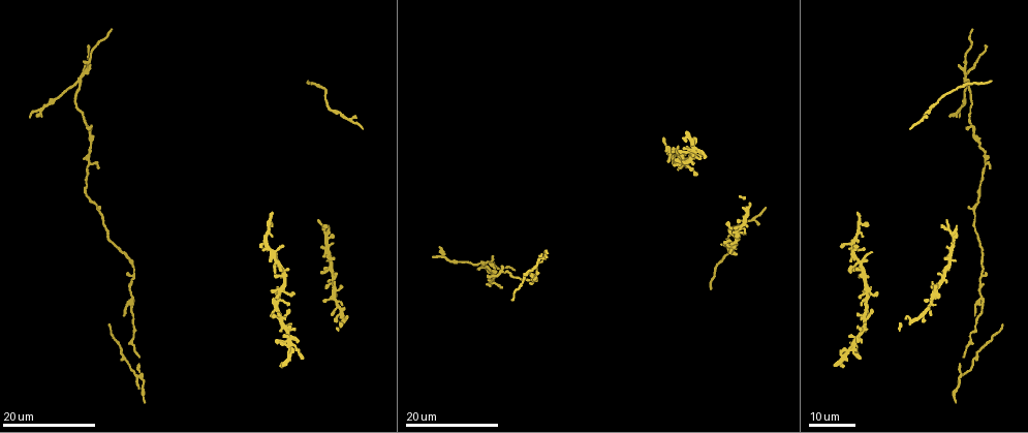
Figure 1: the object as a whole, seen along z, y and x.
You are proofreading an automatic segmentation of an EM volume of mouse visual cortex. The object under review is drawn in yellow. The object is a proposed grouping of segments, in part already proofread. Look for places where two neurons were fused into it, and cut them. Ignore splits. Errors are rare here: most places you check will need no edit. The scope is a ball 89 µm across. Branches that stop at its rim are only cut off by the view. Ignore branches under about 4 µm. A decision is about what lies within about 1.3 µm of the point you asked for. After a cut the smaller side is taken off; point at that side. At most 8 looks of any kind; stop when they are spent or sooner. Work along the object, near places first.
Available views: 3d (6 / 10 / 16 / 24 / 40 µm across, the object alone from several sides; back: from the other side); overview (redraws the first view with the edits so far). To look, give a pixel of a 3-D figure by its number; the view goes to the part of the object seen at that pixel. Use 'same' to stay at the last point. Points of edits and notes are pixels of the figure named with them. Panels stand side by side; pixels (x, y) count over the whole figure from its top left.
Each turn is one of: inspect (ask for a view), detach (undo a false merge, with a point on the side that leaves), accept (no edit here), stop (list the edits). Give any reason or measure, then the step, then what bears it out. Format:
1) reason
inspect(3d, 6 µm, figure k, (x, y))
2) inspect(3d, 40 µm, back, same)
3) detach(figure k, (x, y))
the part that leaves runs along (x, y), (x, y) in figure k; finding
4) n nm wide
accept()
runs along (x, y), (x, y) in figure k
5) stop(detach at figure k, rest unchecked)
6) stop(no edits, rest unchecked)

arms part here
inspect(3d, 16 µm, figure 1, (131, 298))

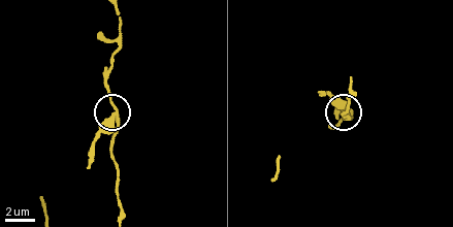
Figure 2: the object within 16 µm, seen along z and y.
inspect(3d, 10 µm, figure 2, (116, 113))

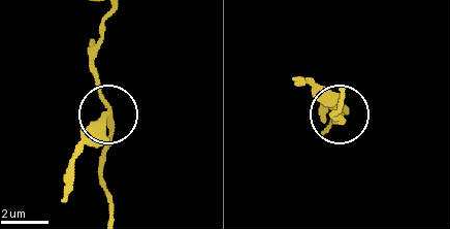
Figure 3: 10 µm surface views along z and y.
detach(figure 3, (96, 136))
the part that leaves runs along (107, 116), (78, 156), (74, 185), (64, 200) in figure 3; a second neuron is stuck on

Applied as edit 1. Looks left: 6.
inspect(overview)

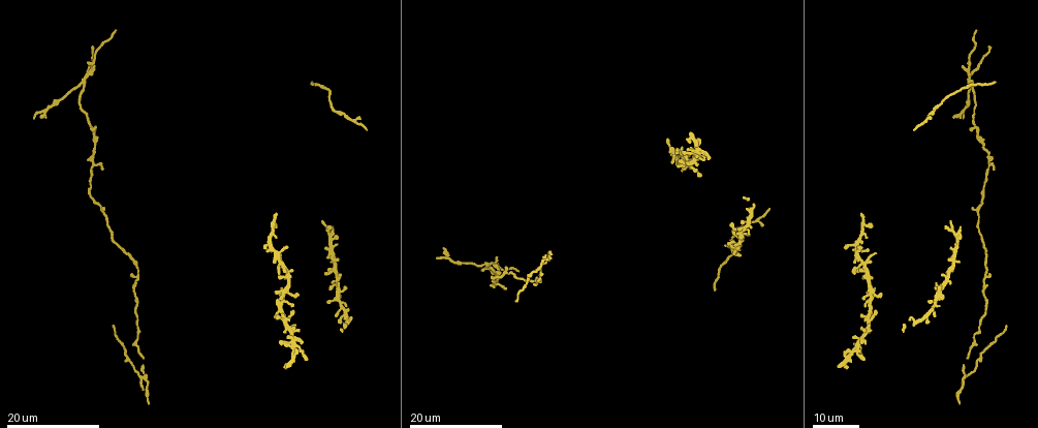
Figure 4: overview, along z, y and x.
inspect(3d, 24 µm, figure 4, (875, 292))

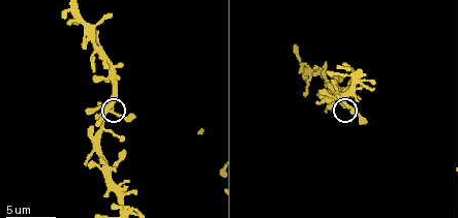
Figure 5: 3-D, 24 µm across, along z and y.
inspect(3d, 10 µm, figure 5, (342, 107))

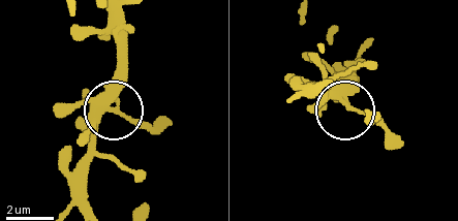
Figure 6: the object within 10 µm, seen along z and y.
accept()
runs along (67, 207), (71, 170), (98, 118), (117, 105), (117, 42) in figure 6; continuous, no second neuron

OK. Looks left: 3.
four or more arms meet
inspect(3d, 16 µm, figure 4, (338, 303))

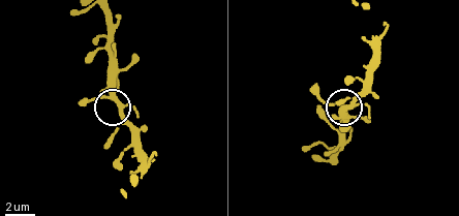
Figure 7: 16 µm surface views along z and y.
inspect(3d, 10 µm, figure 7, (116, 100))

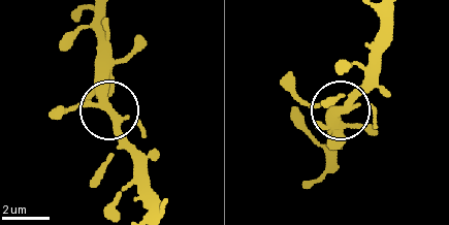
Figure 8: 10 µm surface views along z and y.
300 nm wide
accept()
all the same neuron

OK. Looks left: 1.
stop(detach at figure 3, rest unchecked)

